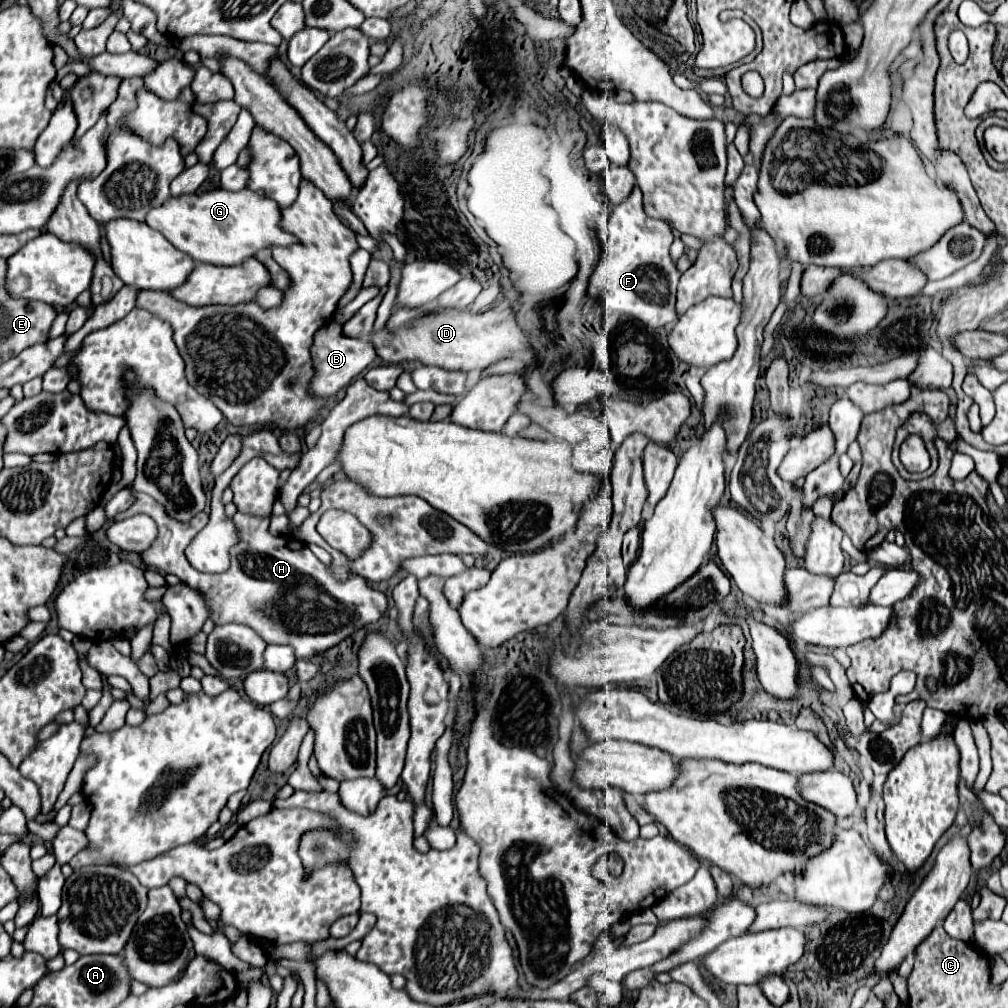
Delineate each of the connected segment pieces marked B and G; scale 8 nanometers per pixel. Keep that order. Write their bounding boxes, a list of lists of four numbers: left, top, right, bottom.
[[308,321,376,397],[146,189,296,265]]

